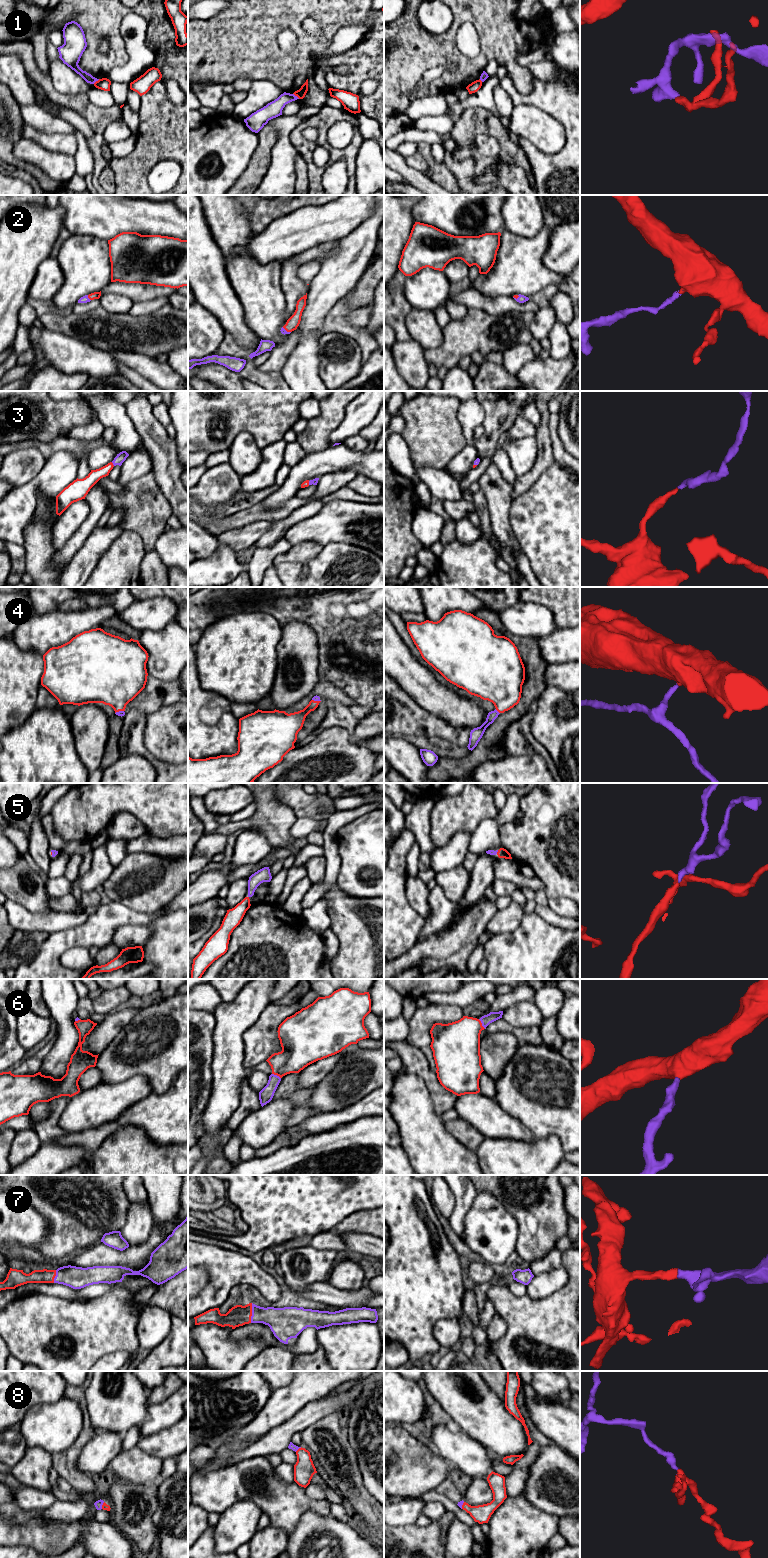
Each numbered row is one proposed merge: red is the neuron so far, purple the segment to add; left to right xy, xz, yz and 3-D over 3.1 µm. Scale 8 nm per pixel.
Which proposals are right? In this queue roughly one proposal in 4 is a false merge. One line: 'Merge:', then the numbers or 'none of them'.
Merge: 2, 3, 4, 5, 6, 7, 8

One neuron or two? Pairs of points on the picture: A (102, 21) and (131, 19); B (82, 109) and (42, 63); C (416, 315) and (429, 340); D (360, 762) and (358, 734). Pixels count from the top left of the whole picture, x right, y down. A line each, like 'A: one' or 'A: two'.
A: two
B: two
C: one
D: two

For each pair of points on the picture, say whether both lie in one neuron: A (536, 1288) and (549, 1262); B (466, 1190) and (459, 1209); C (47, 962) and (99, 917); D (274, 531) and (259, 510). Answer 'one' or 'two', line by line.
A: two
B: one
C: one
D: two

